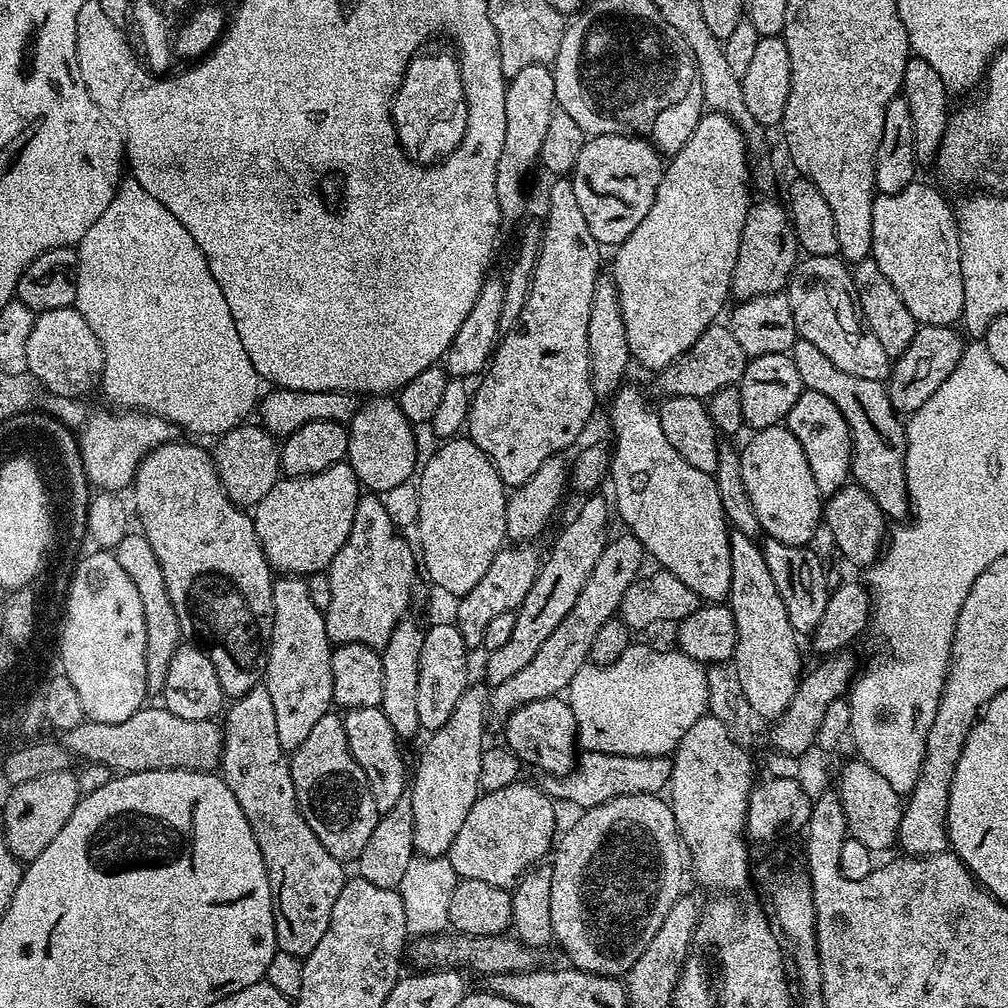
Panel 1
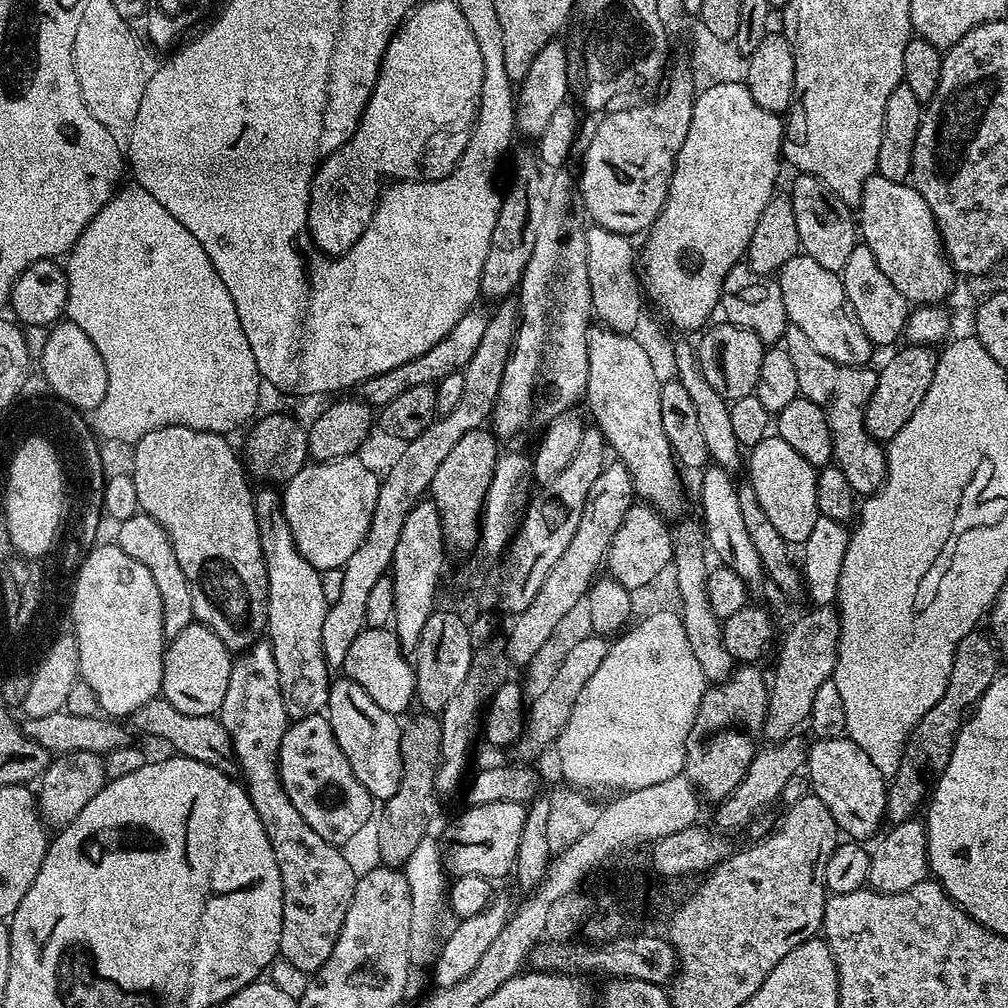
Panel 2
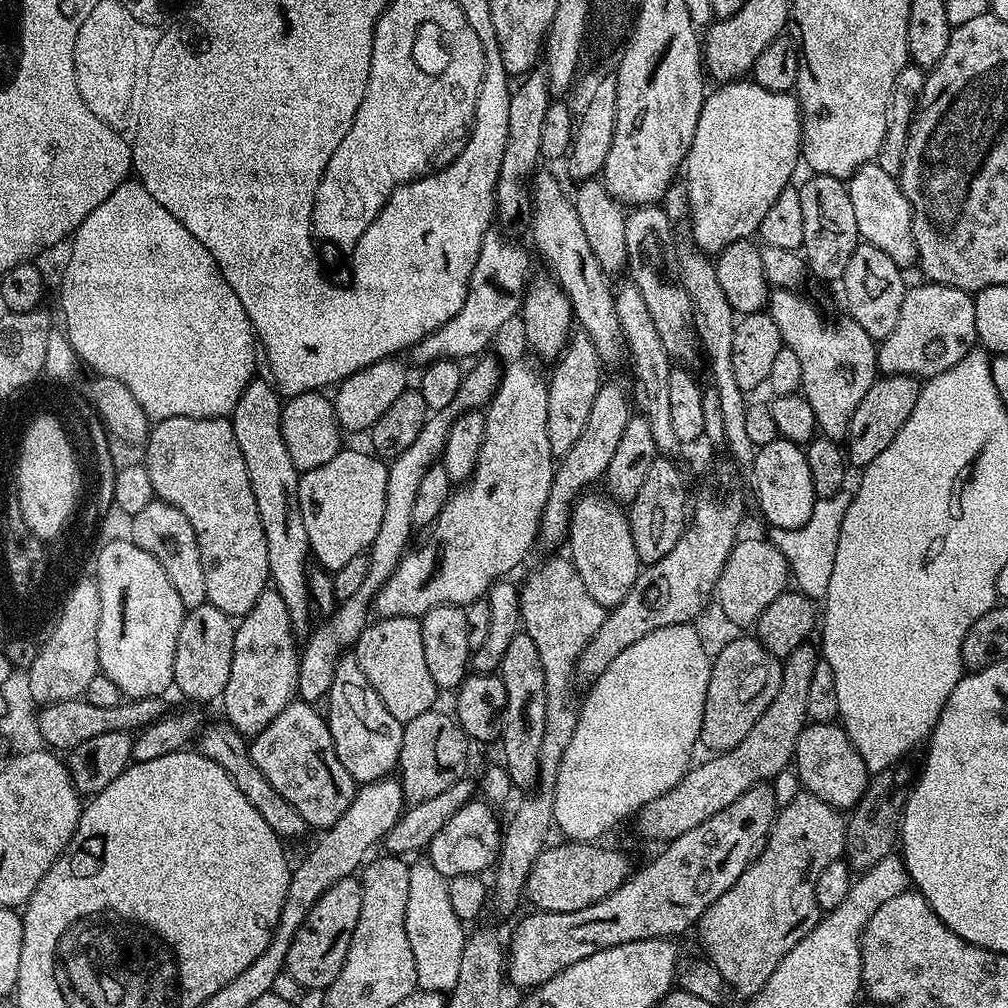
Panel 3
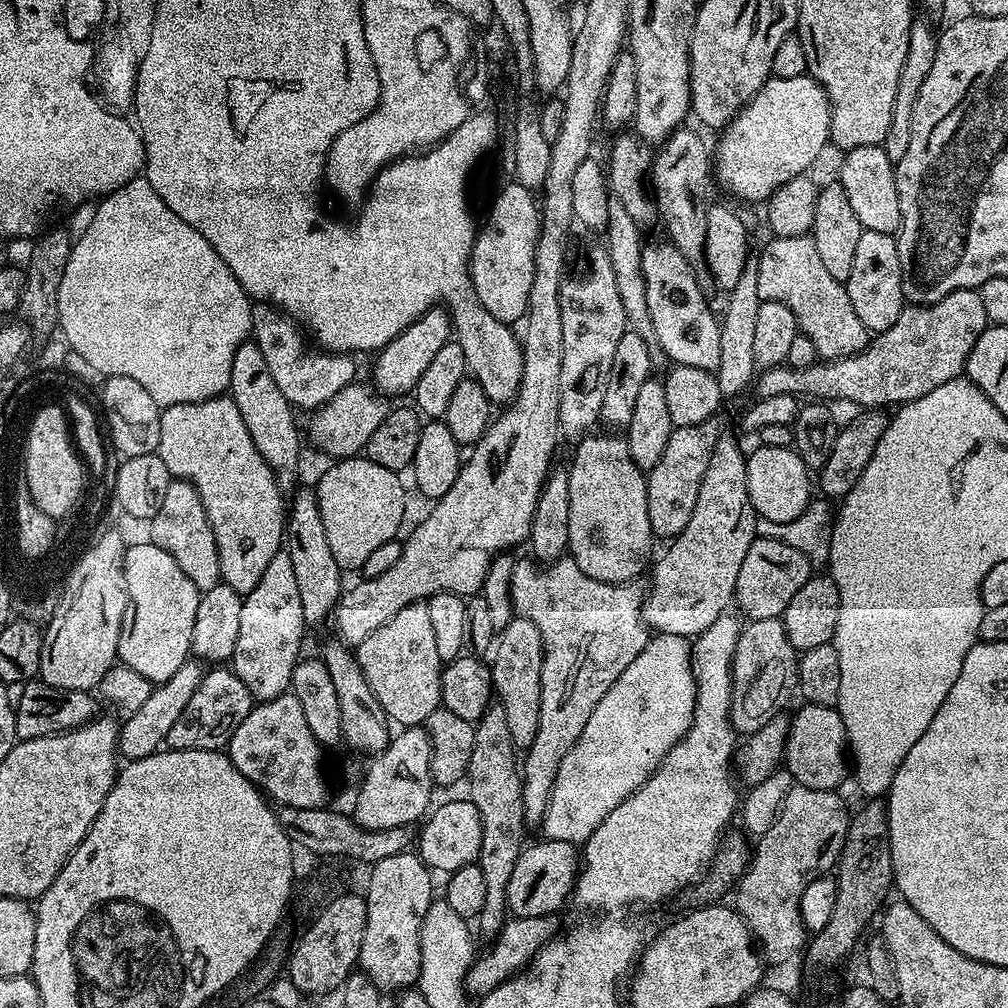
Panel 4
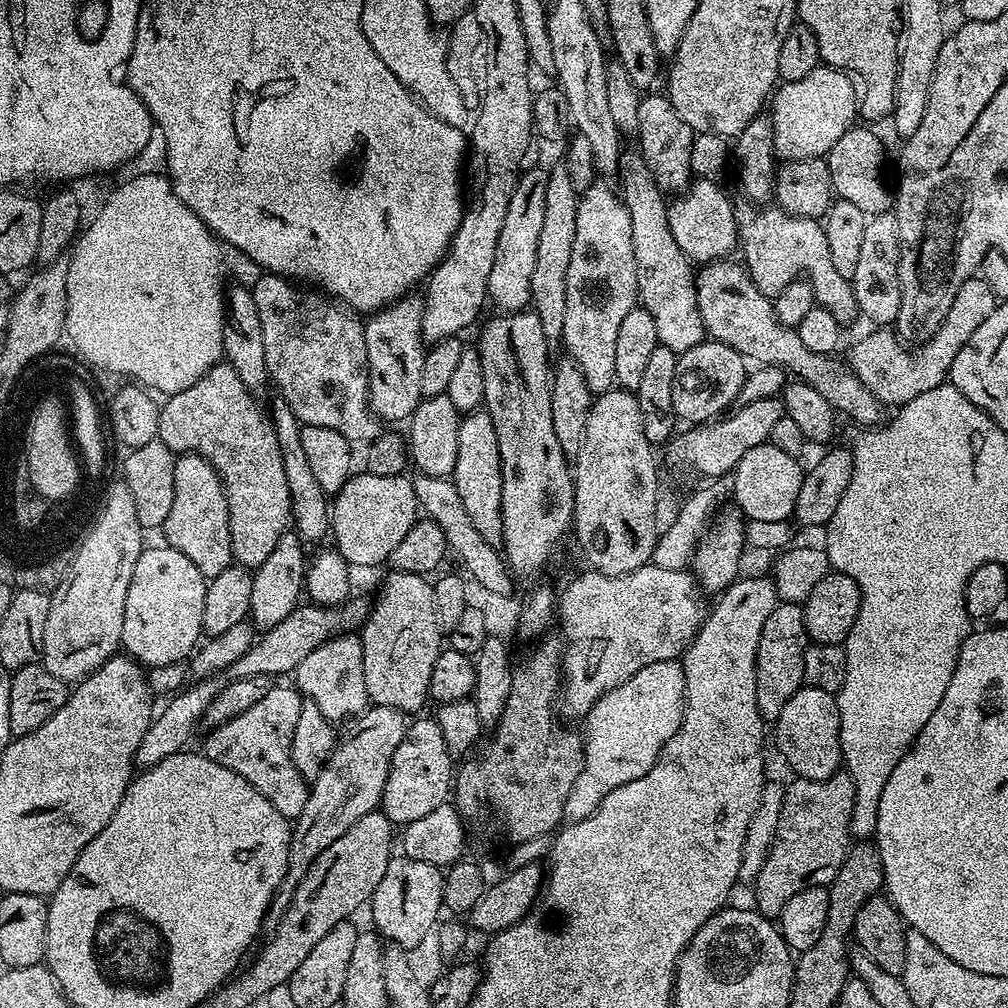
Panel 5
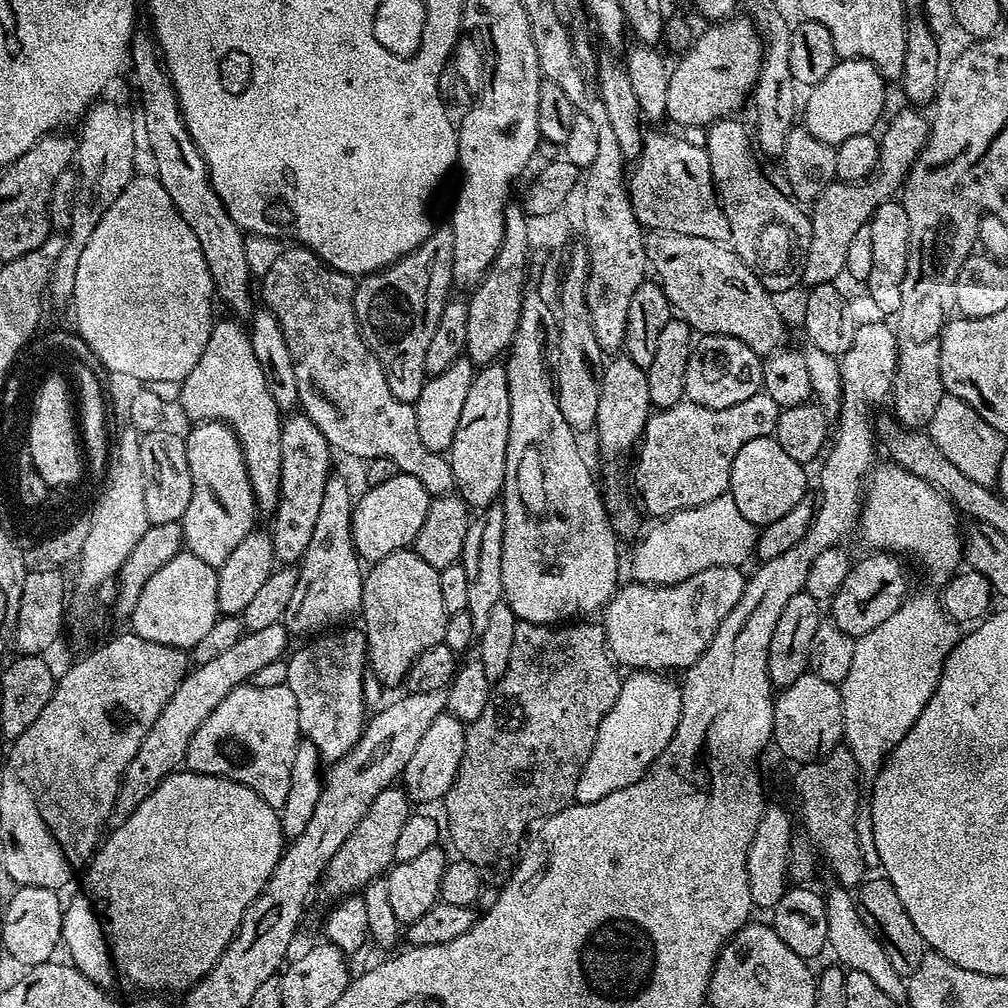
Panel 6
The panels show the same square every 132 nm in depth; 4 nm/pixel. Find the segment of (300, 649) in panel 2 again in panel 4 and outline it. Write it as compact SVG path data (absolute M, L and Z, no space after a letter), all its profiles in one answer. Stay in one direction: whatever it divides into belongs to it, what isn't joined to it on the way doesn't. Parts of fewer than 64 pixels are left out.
M245 342L238 346L228 386L233 402L242 413L242 422L246 422L246 430L250 430L250 436L254 438L254 446L258 446L258 454L262 454L262 458L266 458L266 462L272 467L272 473L275 474L281 489L295 489L298 484L296 471L300 468L300 432L296 429L297 413L286 398L286 394L278 390L274 377L266 367L266 358L262 358L262 350L258 350L254 342Z

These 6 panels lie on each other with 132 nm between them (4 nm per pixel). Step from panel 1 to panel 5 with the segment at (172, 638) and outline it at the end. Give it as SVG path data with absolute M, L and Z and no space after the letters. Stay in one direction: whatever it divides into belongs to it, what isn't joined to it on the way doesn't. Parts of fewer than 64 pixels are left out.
M198 452L177 455L174 466L174 503L162 533L167 547L178 550L198 566L205 578L222 574L222 570L233 567L232 543L230 542L230 514L224 483L214 466Z

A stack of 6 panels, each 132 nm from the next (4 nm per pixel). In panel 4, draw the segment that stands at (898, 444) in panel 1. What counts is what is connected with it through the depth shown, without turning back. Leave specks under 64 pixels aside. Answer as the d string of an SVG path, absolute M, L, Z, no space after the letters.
M811 235L794 238L777 236L769 241L756 260L761 300L773 300L782 302L782 306L790 306L797 329L810 338L810 342L814 342L814 350L821 361L839 360L861 352L870 339L869 330L862 326L858 314L854 314L847 287L826 270Z

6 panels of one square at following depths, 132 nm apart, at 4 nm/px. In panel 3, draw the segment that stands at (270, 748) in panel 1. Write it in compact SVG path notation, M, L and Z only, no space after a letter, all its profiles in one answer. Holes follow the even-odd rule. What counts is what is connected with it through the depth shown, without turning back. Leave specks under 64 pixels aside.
M275 587L265 588L262 594L258 594L258 602L254 602L252 609L245 616L239 617L234 634L234 654L230 662L230 682L226 682L222 705L224 704L224 712L228 715L225 716L227 723L232 724L246 738L266 730L266 726L270 726L270 722L274 722L274 718L286 710L291 700L297 699L300 648L296 639L298 636L292 626L290 610L286 610L286 602ZM356 878L334 882L334 886L330 886L330 890L326 890L326 894L318 898L318 902L314 902L310 914L306 914L306 922L302 922L298 934L294 934L294 942L290 942L286 971L292 975L294 982L298 982L306 990L327 990L332 985L334 978L338 978L338 970L342 970L346 962L350 938L354 938L354 926L358 926L358 914L362 914L362 886Z

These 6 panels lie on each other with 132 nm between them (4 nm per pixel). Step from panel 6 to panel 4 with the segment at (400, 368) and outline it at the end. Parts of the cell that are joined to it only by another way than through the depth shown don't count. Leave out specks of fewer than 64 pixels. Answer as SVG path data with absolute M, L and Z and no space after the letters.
M371 383L348 384L330 402L315 409L312 416L312 440L325 452L328 458L347 458L361 455L367 449L374 430L382 423L382 418L390 411L389 397L381 394Z

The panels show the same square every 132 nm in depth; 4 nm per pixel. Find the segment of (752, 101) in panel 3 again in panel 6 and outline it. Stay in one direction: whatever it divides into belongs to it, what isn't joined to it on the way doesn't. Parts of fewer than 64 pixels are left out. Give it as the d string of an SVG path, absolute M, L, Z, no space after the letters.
M837 59L834 70L822 78L822 82L811 85L808 101L802 104L802 122L811 130L816 138L833 146L846 142L846 138L854 138L858 134L869 134L872 127L880 120L884 112L884 99L887 98L886 81L884 75L868 60Z

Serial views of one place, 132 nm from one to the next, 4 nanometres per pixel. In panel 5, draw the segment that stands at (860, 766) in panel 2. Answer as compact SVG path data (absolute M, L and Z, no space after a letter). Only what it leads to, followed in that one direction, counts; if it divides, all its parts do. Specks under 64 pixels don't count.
M802 686L782 706L782 714L774 722L776 748L801 780L825 780L841 771L840 715L835 695L826 690Z

